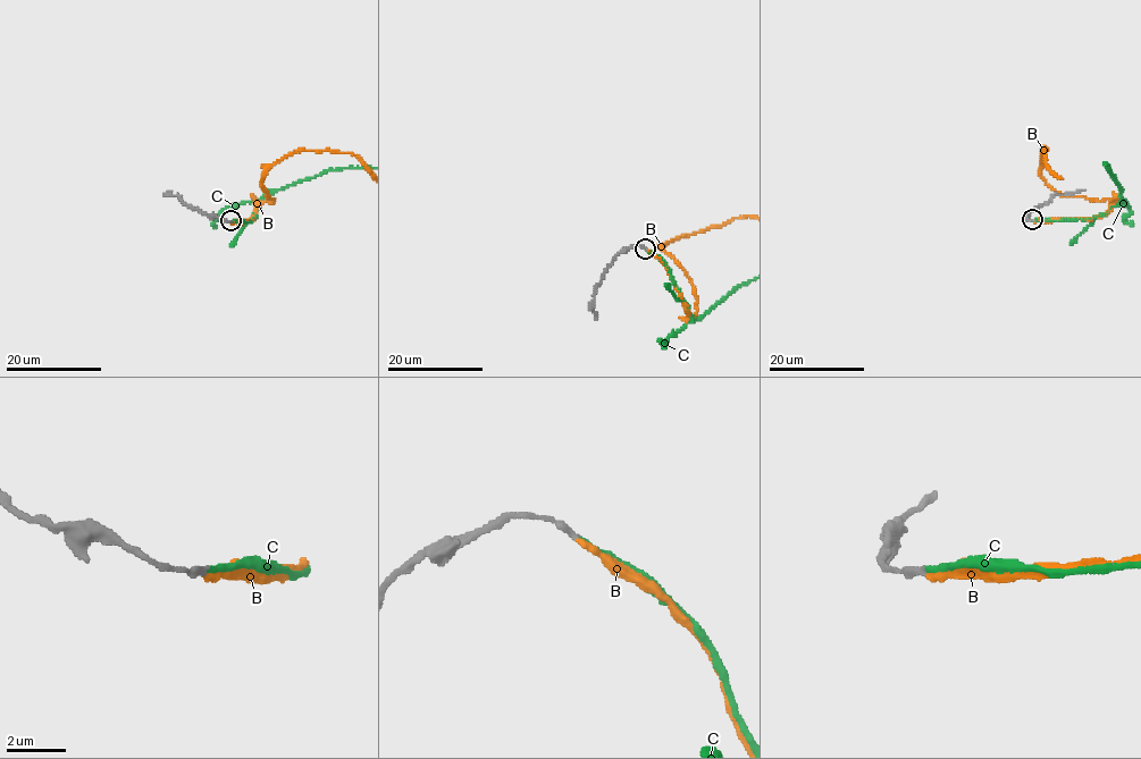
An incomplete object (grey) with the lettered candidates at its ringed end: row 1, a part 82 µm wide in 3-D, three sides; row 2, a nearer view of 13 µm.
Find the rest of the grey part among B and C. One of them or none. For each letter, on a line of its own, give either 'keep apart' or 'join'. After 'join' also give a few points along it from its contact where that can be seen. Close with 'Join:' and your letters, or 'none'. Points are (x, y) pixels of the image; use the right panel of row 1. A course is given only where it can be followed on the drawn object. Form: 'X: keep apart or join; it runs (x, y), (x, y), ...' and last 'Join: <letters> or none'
B: keep apart
C: join
Join: C

